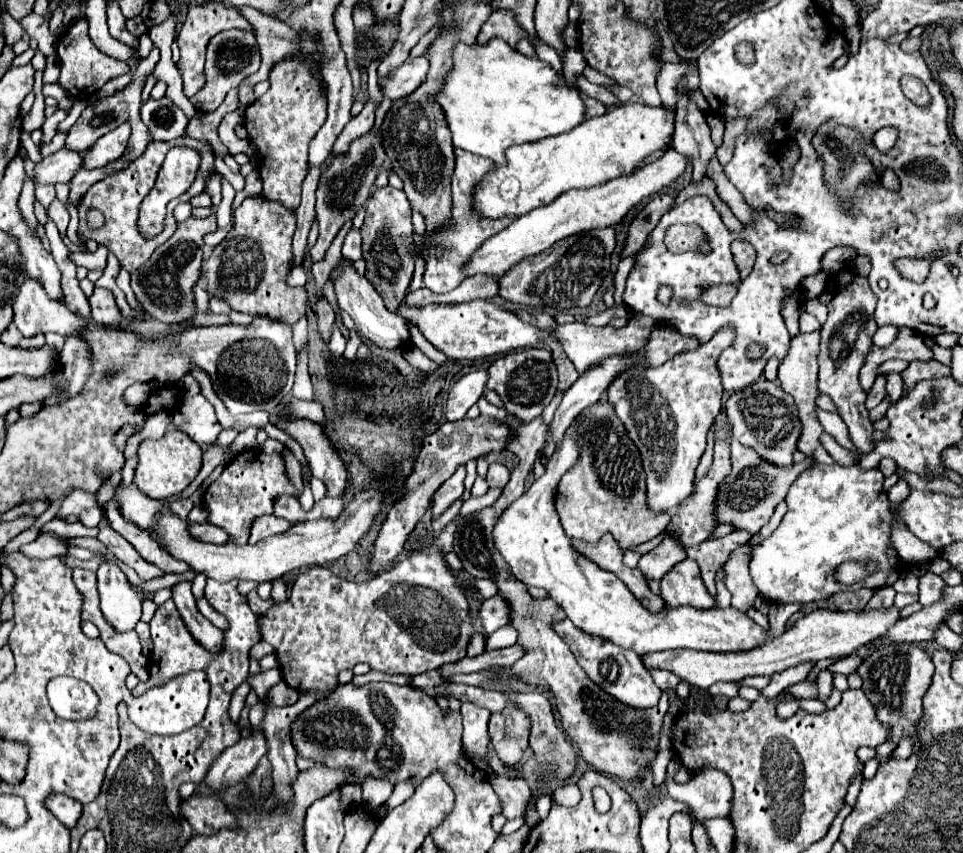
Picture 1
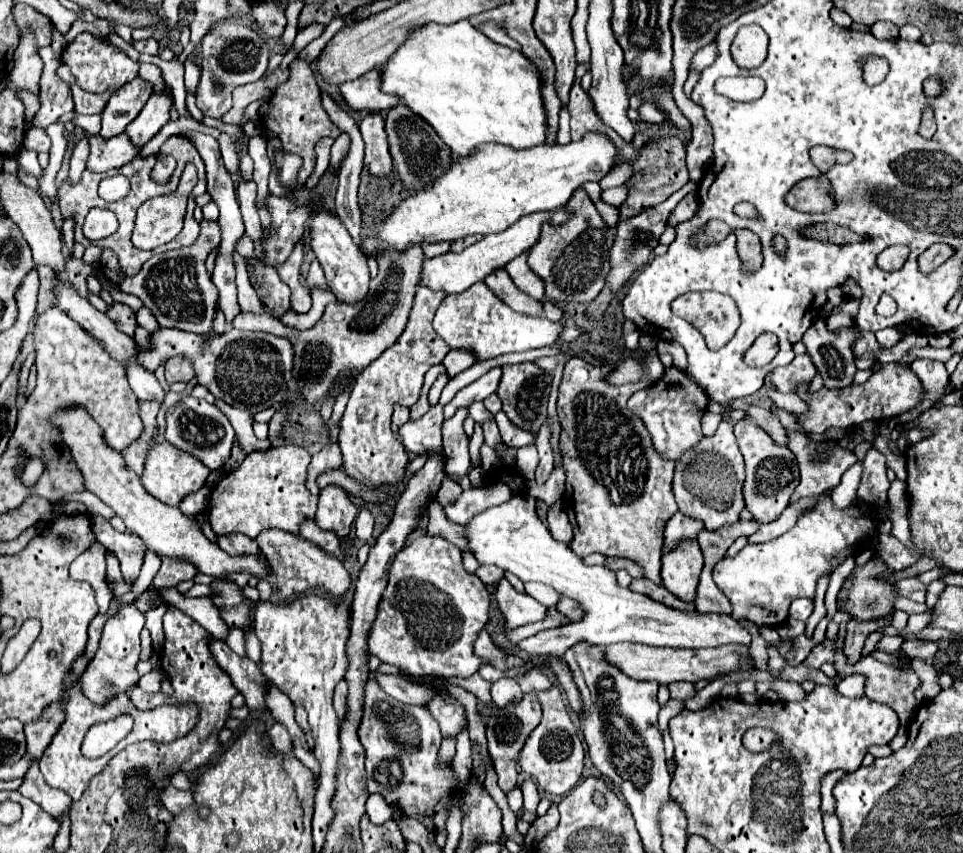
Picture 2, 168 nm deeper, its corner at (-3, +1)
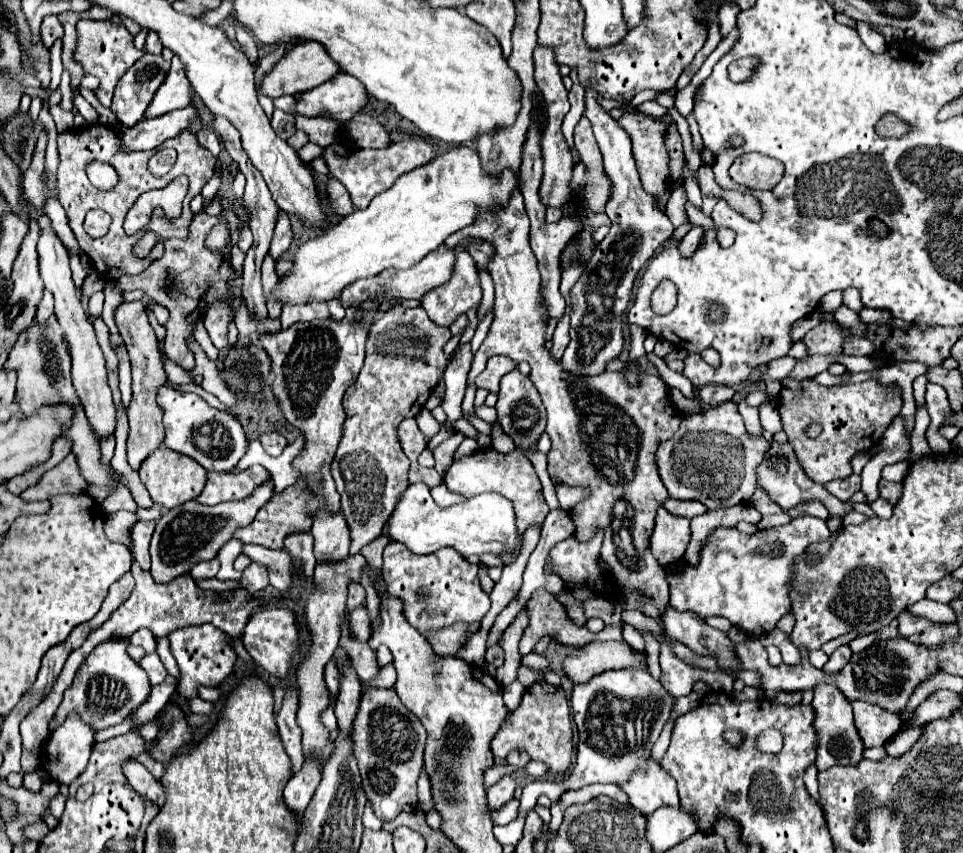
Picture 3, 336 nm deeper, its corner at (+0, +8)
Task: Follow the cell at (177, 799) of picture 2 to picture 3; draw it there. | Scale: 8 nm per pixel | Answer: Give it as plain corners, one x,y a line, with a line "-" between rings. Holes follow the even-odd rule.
127,760
127,764
123,764
123,774
127,778
127,782
131,784
131,788
135,792
139,792
141,796
149,798
151,802
155,802
157,806
165,804
165,790
159,784
159,780
155,780
147,768
135,760

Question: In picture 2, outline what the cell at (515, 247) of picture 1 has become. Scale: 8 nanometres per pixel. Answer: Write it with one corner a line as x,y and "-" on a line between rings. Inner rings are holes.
568,205
556,207
554,211
540,211
540,213
532,213
522,217
518,223
514,223
512,227
508,227
502,233
492,233
482,237
482,241
466,247
460,253
446,253
434,259
426,259
424,267
422,267
422,283
432,287
432,289
442,289
446,293
462,293
466,291
470,285
484,281
490,273
502,269
506,263
510,263
512,259
516,259
518,255
522,255
524,251
528,251
530,247
534,247
534,243
538,243
540,239
540,231
544,223
550,223
552,227
560,227
562,223
566,223
566,219
572,219
574,211

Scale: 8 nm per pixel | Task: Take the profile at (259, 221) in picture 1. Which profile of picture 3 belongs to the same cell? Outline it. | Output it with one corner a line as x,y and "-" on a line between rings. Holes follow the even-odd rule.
279,212
279,220
277,220
277,226
275,226
273,238
270,243
268,254
275,260
289,248
291,244
291,226
289,226
289,218
285,212

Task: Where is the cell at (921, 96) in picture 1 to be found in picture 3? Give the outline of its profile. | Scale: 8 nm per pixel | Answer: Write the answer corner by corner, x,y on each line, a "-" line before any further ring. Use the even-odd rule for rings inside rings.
888,114
879,120
877,132
881,136
903,136
903,134
907,134
907,124
901,122
897,116

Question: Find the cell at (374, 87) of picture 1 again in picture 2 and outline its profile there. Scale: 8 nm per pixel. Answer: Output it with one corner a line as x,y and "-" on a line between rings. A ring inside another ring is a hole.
368,113
360,123
360,133
366,143
364,165
370,167
370,173
378,179
386,179
392,173
392,157
388,151
388,141
384,133
384,115

